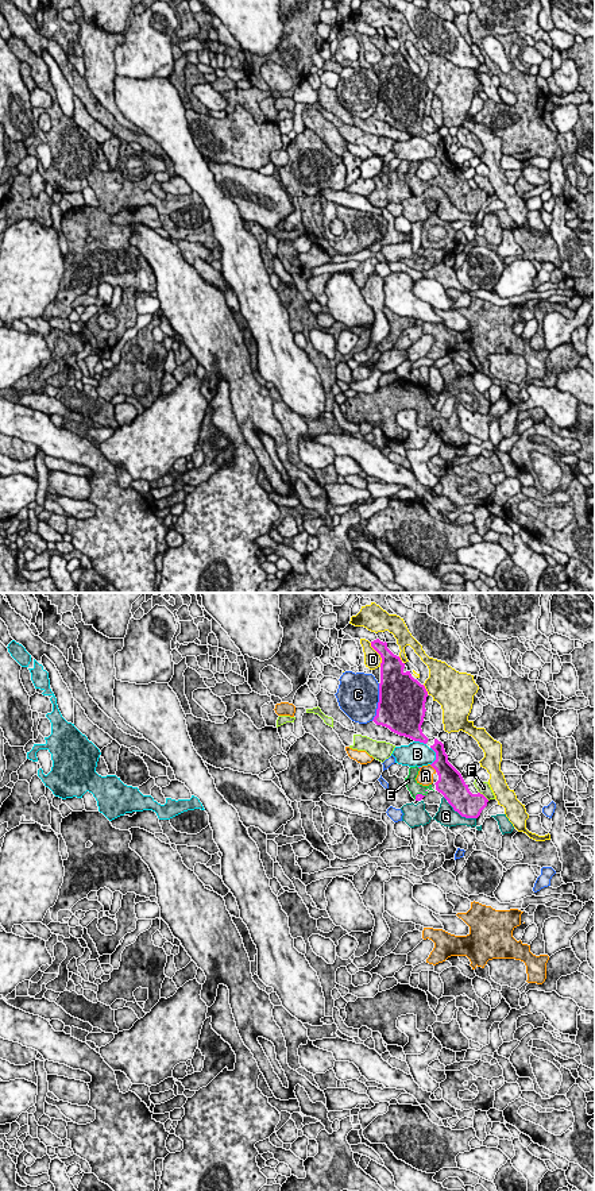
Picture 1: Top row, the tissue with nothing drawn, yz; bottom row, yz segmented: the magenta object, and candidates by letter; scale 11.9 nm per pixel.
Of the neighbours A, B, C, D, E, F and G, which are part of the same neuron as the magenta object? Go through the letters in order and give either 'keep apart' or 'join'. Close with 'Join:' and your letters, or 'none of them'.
A: keep apart
B: keep apart
C: keep apart
D: keep apart
E: join
F: keep apart
G: keep apart
Join: E

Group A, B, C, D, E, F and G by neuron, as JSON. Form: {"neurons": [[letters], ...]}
{"neurons": [["A"], ["B"], ["C"], ["D"], ["E"], ["F"], ["G"]]}

